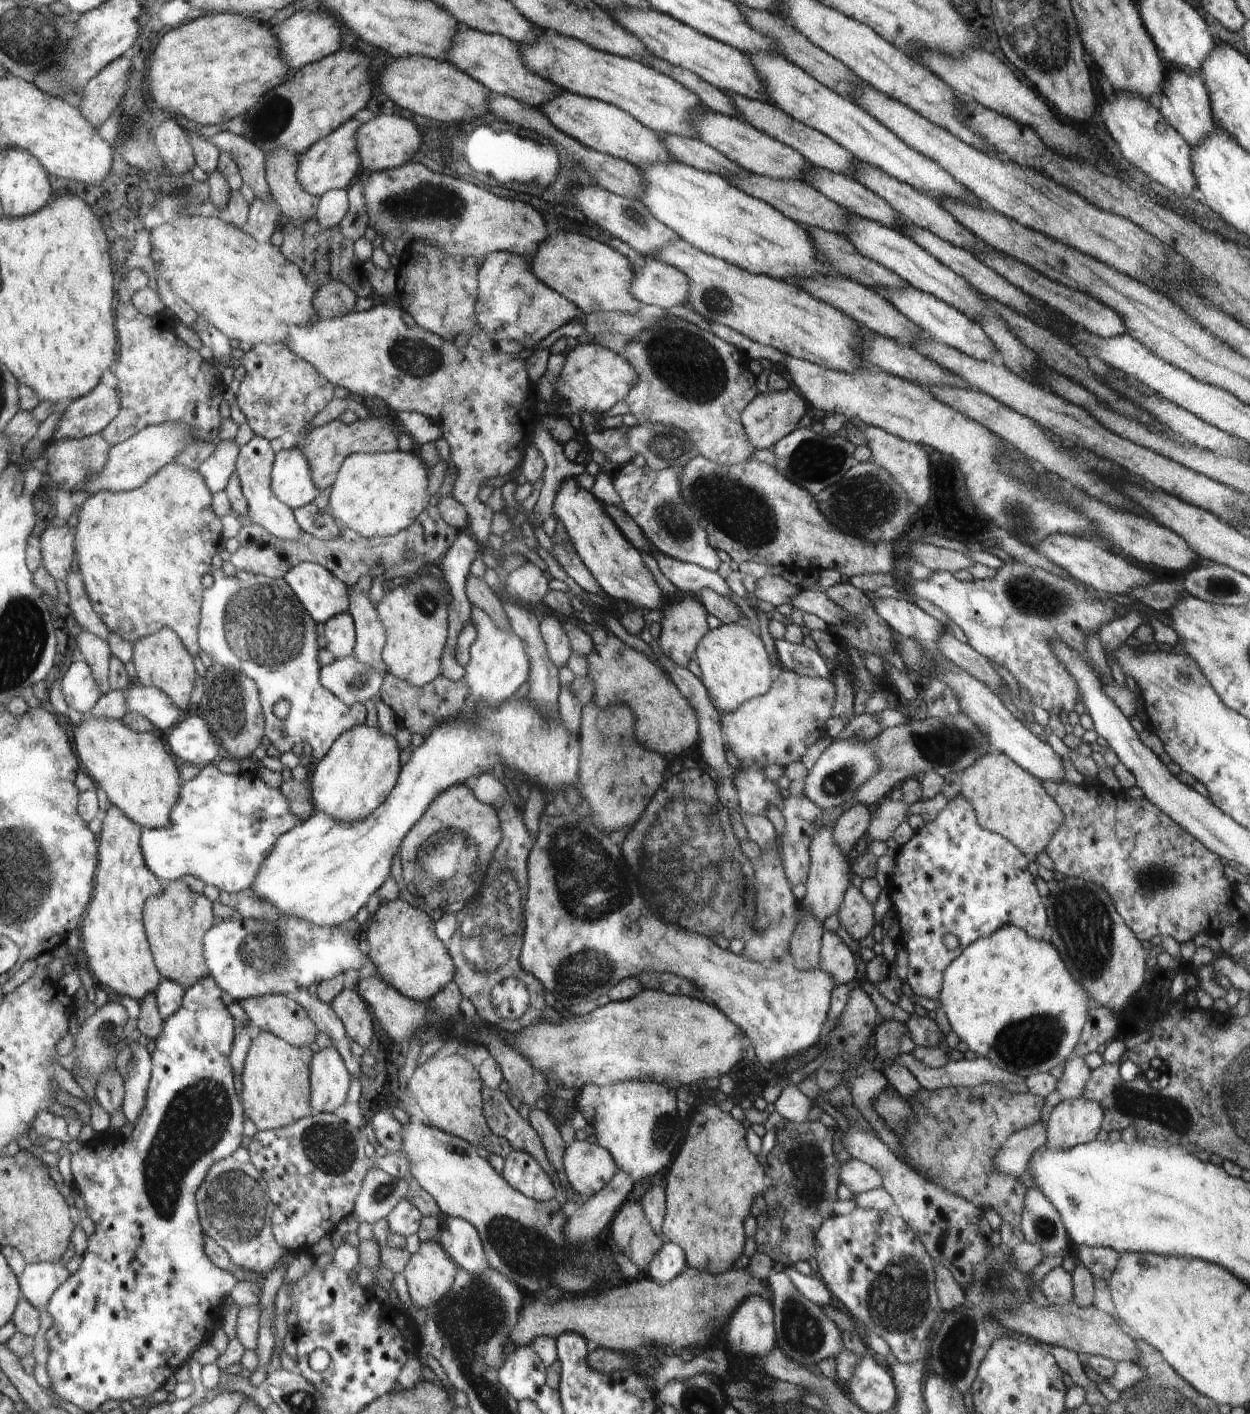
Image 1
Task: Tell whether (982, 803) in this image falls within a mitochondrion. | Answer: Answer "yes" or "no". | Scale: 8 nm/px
no

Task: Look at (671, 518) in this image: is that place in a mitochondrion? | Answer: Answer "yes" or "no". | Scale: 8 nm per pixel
yes

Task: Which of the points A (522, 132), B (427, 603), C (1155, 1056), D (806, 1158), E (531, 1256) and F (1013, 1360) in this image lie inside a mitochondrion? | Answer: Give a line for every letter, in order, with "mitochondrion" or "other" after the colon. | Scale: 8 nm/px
A: other
B: mitochondrion
C: other
D: mitochondrion
E: mitochondrion
F: other

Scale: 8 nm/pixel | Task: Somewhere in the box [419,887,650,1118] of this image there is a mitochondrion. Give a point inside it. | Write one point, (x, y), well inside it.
(579, 977)

